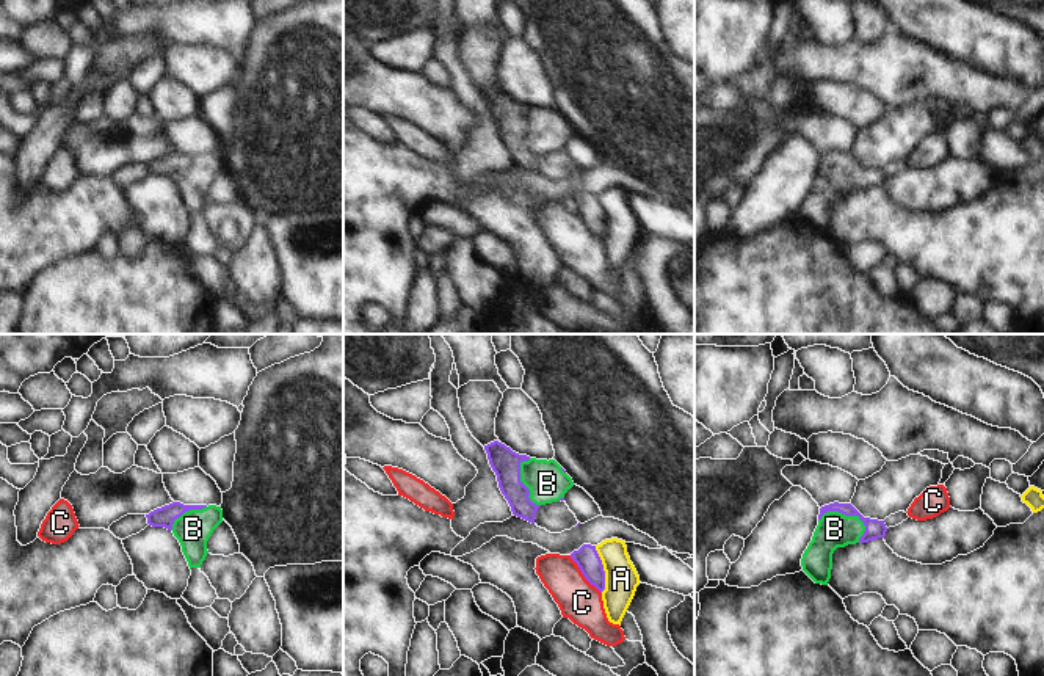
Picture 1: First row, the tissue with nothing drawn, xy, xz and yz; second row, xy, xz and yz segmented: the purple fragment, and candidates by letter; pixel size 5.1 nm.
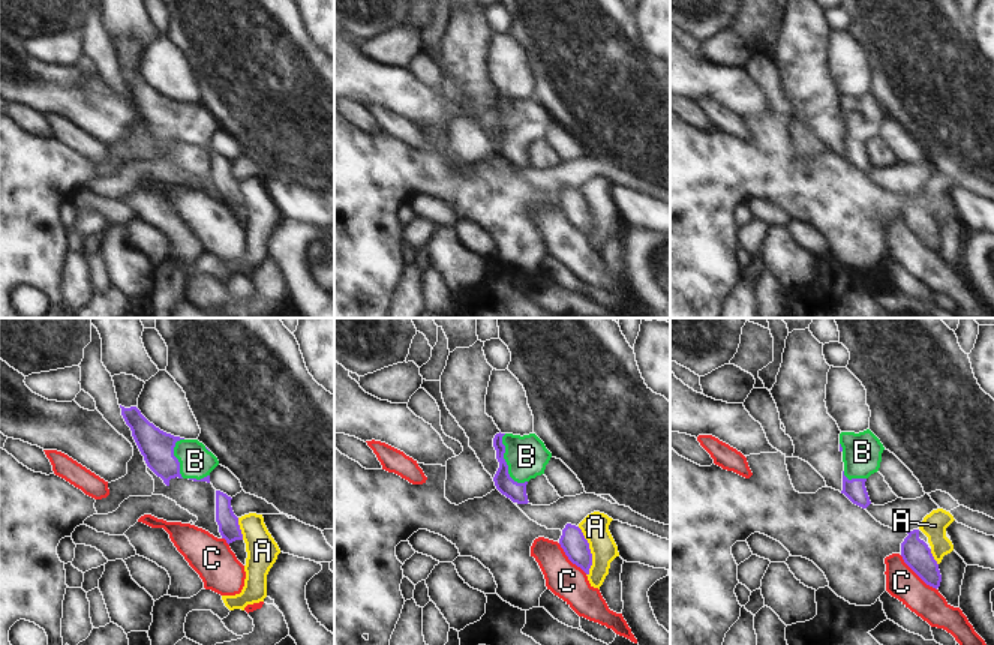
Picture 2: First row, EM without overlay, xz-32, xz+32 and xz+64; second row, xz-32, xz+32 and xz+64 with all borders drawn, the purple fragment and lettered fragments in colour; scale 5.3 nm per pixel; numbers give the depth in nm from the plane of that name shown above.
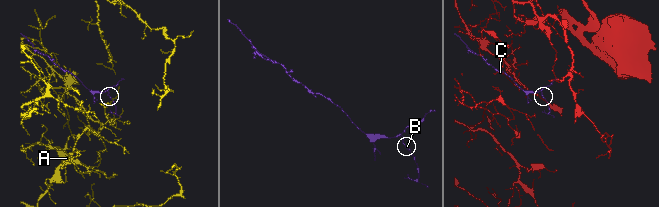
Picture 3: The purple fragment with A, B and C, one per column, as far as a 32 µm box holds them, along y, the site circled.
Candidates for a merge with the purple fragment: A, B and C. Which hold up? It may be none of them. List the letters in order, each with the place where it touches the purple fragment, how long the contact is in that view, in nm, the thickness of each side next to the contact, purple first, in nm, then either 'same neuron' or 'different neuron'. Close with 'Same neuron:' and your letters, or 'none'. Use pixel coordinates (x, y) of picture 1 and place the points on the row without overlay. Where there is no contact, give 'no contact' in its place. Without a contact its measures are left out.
A: xz (602, 218) | 240 nm | 120/180 nm | different neuron
B: yz (844, 162) | 260 nm | 100/180 nm | same neuron
C: xz (582, 221) | 260 nm | 120/220 nm | different neuron
Same neuron: B

